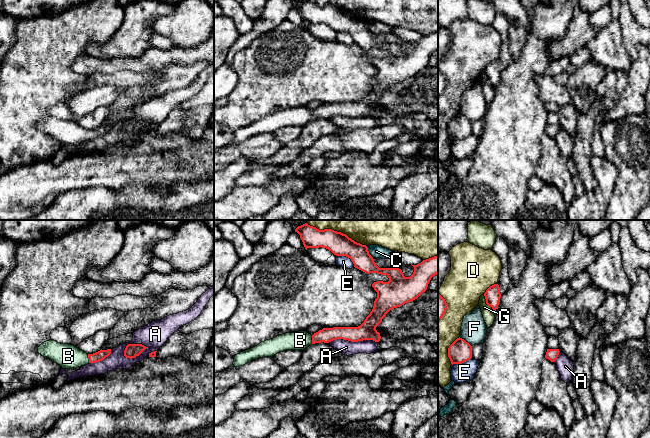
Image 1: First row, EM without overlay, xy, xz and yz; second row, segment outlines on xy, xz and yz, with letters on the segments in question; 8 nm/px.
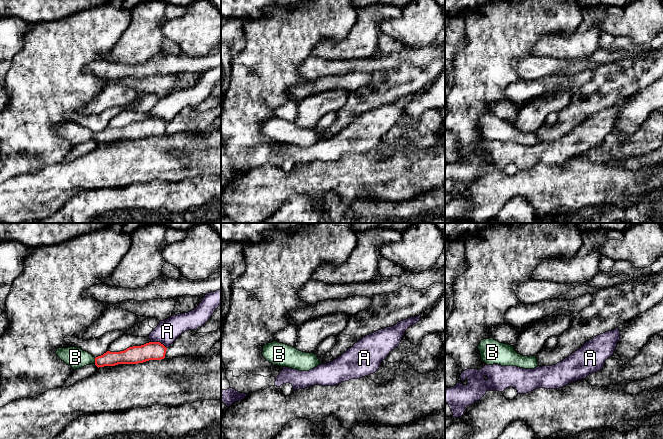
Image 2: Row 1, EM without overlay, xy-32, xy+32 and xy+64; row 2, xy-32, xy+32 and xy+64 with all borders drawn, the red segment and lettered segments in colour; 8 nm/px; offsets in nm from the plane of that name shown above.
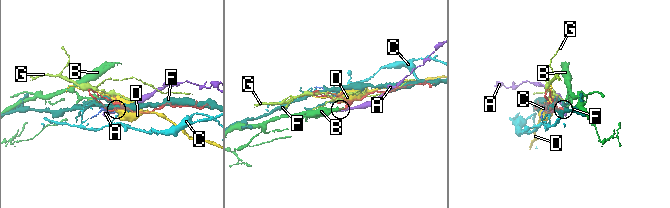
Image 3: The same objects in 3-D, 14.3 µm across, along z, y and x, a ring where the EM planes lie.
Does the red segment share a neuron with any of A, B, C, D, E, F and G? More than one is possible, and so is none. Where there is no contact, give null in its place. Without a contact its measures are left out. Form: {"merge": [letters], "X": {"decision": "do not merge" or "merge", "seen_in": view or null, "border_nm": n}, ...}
{"merge": ["B"], "A": {"decision": "do not merge", "seen_in": "xy", "border_nm": 220}, "B": {"decision": "merge", "seen_in": "xy", "border_nm": 70}, "C": {"decision": "do not merge", "seen_in": "xz", "border_nm": 110}, "D": {"decision": "do not merge", "seen_in": "xz", "border_nm": 500}, "E": {"decision": "do not merge", "seen_in": "xz", "border_nm": 170}, "F": {"decision": "do not merge", "seen_in": "yz", "border_nm": 130}, "G": {"decision": "do not merge", "seen_in": "yz", "border_nm": 170}}

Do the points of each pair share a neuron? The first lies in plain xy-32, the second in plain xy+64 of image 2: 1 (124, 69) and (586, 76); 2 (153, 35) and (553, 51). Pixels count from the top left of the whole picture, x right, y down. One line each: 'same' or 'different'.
1: different
2: same

